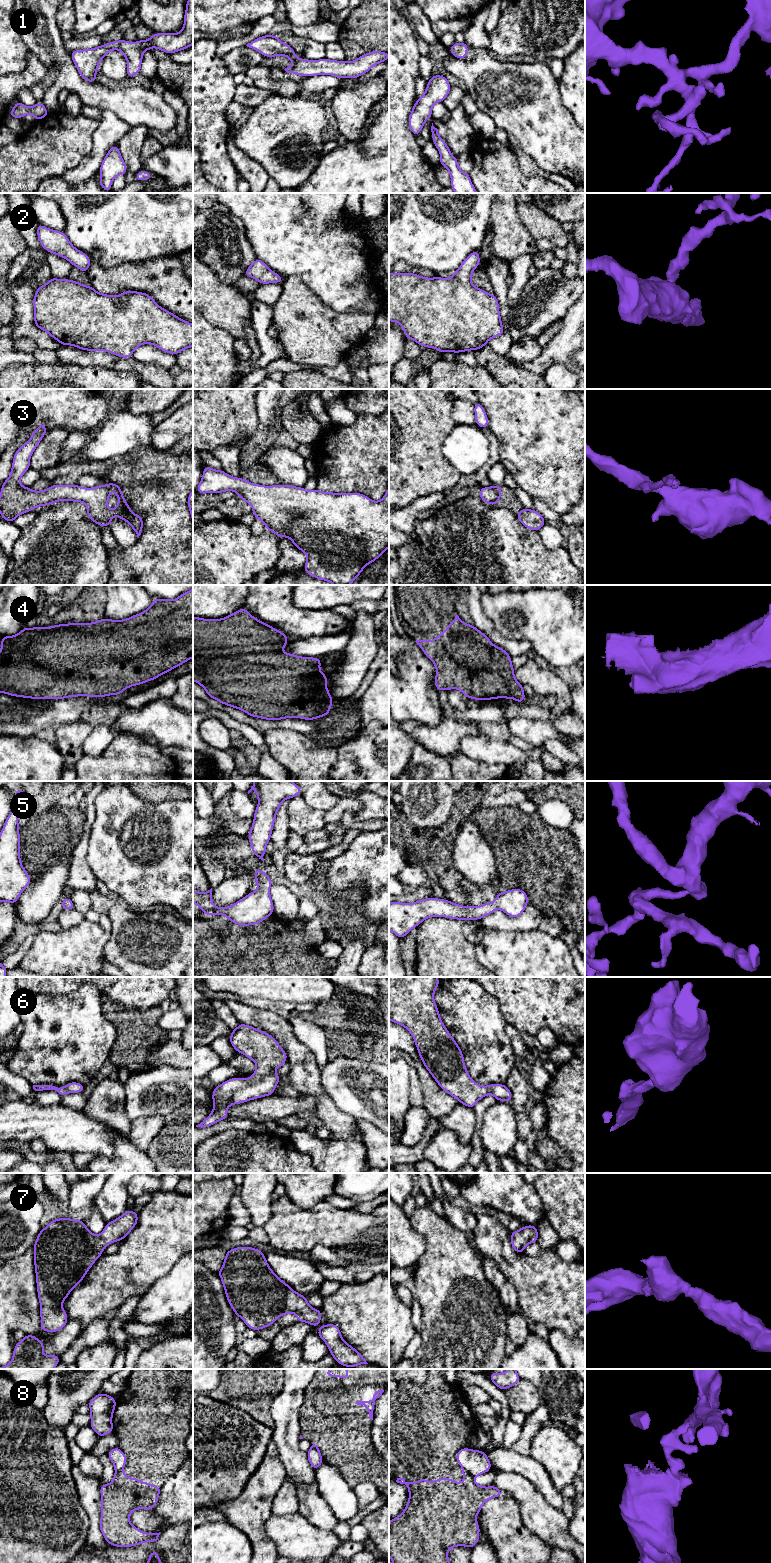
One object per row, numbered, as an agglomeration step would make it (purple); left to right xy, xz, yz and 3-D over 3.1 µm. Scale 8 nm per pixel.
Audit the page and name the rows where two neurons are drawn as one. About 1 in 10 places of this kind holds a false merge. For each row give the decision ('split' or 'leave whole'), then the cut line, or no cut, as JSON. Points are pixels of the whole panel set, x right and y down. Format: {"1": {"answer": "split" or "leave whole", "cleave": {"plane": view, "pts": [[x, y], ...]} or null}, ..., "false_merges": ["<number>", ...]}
{"1": {"answer": "leave whole", "cleave": null}, "2": {"answer": "leave whole", "cleave": null}, "3": {"answer": "leave whole", "cleave": null}, "4": {"answer": "leave whole", "cleave": null}, "5": {"answer": "leave whole", "cleave": null}, "6": {"answer": "leave whole", "cleave": null}, "7": {"answer": "leave whole", "cleave": null}, "8": {"answer": "split", "cleave": {"plane": "yz", "pts": [[463, 1468], [474, 1477]]}}, "false_merges": ["8"]}

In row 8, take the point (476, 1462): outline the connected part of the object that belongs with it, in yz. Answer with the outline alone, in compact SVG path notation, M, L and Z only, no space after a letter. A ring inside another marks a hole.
M462 1448L456 1453L457 1463L474 1477L491 1470L492 1466L484 1451Z

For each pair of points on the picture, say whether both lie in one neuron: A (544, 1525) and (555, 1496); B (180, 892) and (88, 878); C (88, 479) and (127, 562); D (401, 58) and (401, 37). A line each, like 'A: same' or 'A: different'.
A: different
B: different
C: different
D: same

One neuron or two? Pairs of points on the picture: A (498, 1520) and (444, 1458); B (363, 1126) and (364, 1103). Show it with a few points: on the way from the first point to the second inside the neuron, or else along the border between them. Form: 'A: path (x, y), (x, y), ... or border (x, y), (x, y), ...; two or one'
A: border (502, 1494), (489, 1498), (479, 1512); two
B: border (356, 1119), (365, 1119), (378, 1128); two

